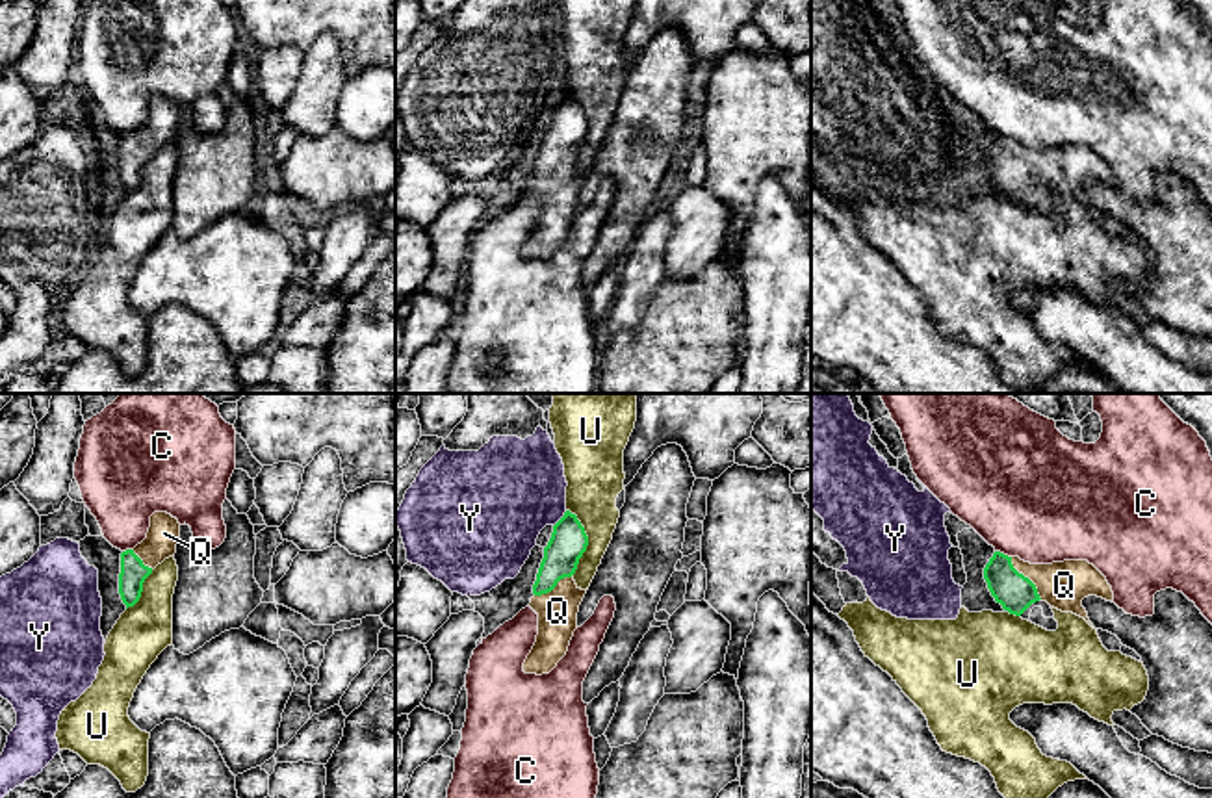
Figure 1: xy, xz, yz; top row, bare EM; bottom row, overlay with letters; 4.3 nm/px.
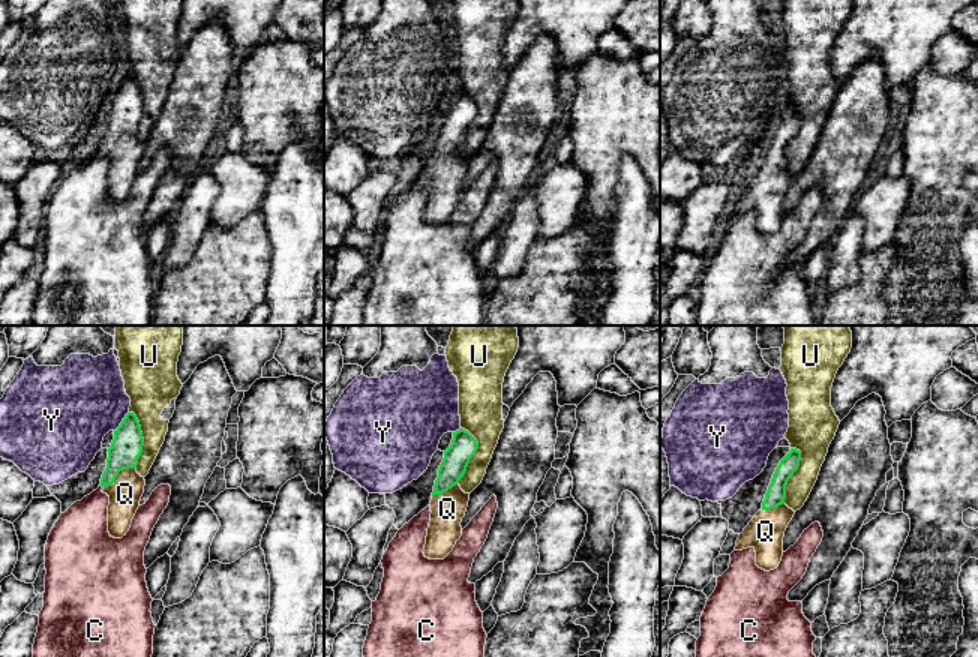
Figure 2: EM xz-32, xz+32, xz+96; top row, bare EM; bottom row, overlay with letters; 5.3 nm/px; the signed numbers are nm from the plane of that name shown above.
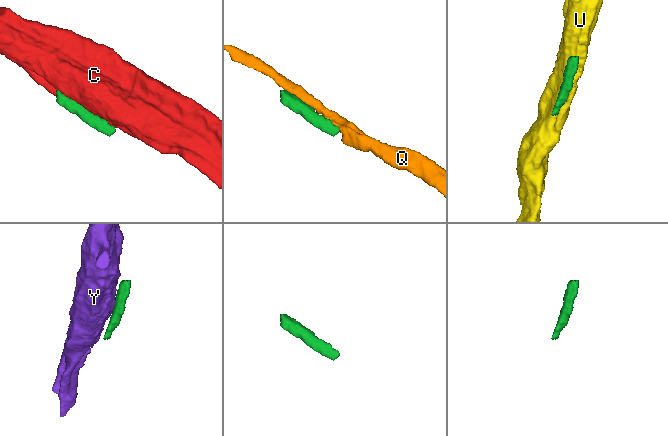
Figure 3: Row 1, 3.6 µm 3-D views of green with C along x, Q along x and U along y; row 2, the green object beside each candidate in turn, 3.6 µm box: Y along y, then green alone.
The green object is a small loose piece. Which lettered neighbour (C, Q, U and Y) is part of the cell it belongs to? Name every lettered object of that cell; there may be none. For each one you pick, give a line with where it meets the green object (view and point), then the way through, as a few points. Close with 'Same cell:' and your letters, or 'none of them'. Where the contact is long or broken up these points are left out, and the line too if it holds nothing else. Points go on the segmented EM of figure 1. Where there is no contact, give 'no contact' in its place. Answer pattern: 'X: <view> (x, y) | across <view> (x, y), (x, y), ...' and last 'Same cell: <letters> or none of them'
Q: yz (1027, 578)
Same cell: Q

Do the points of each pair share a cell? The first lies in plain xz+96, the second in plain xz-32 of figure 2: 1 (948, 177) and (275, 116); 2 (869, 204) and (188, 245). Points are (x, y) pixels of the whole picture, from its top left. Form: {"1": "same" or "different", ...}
{"1": "same", "2": "different"}

